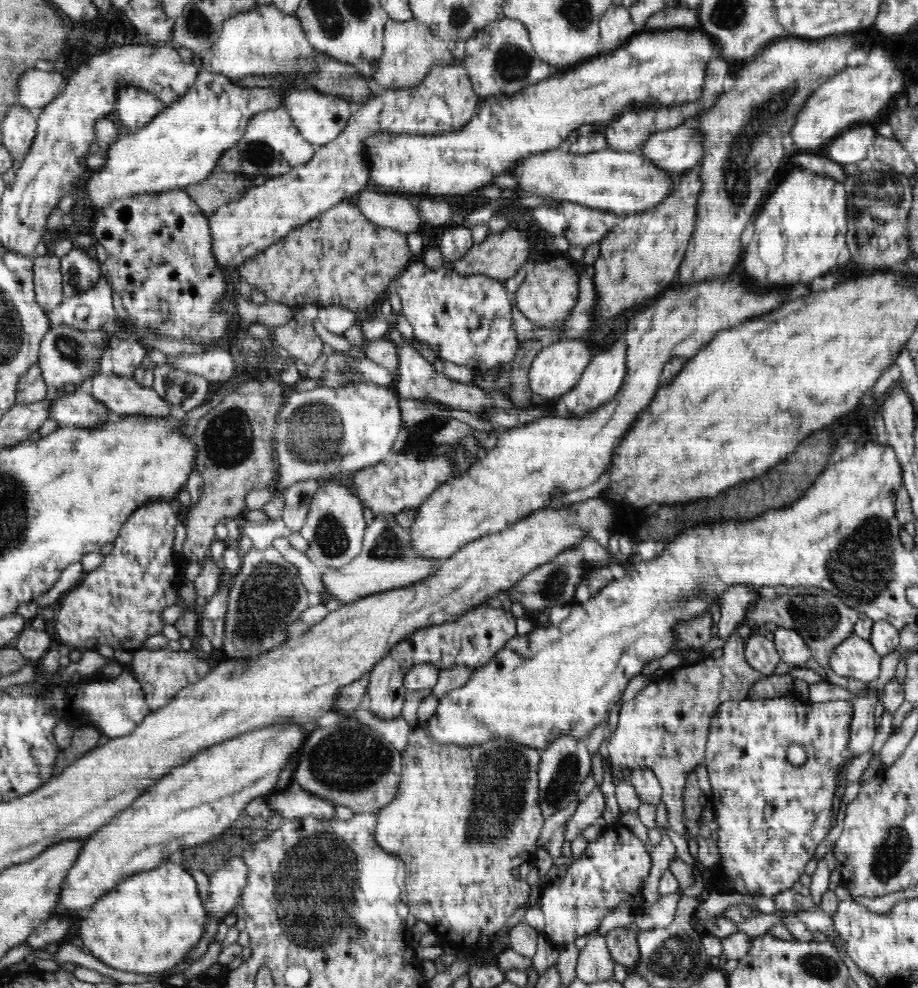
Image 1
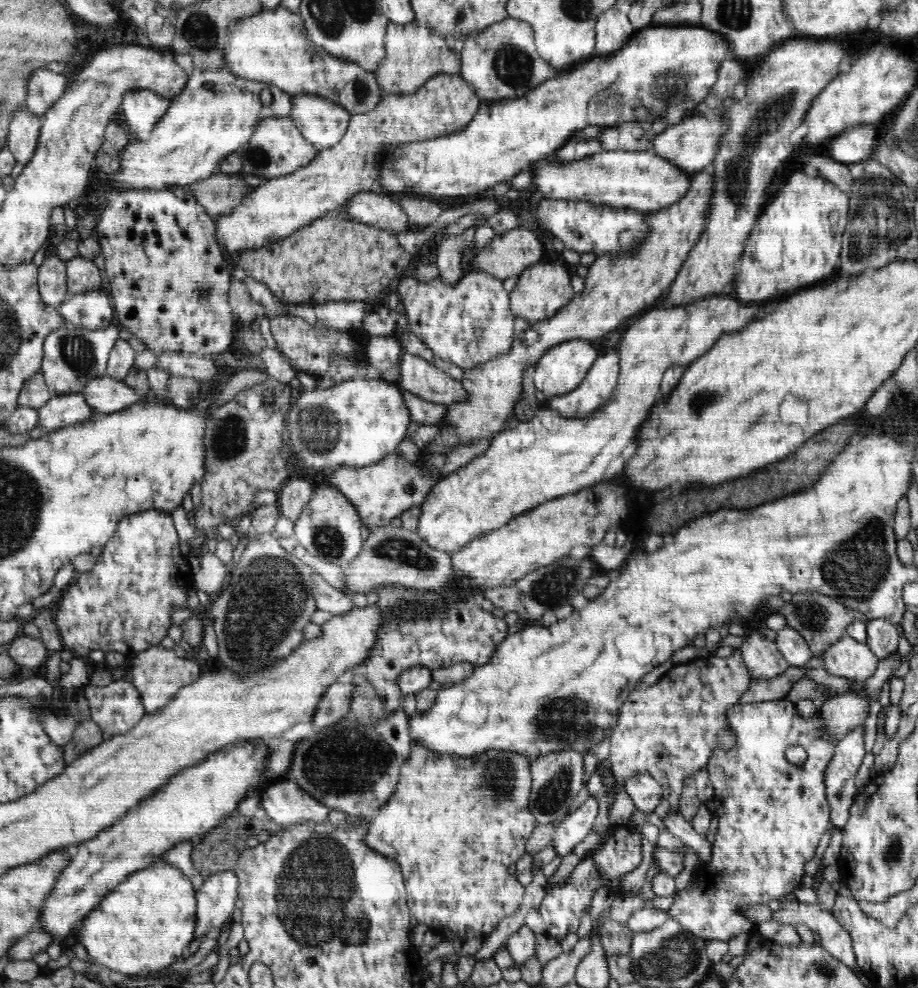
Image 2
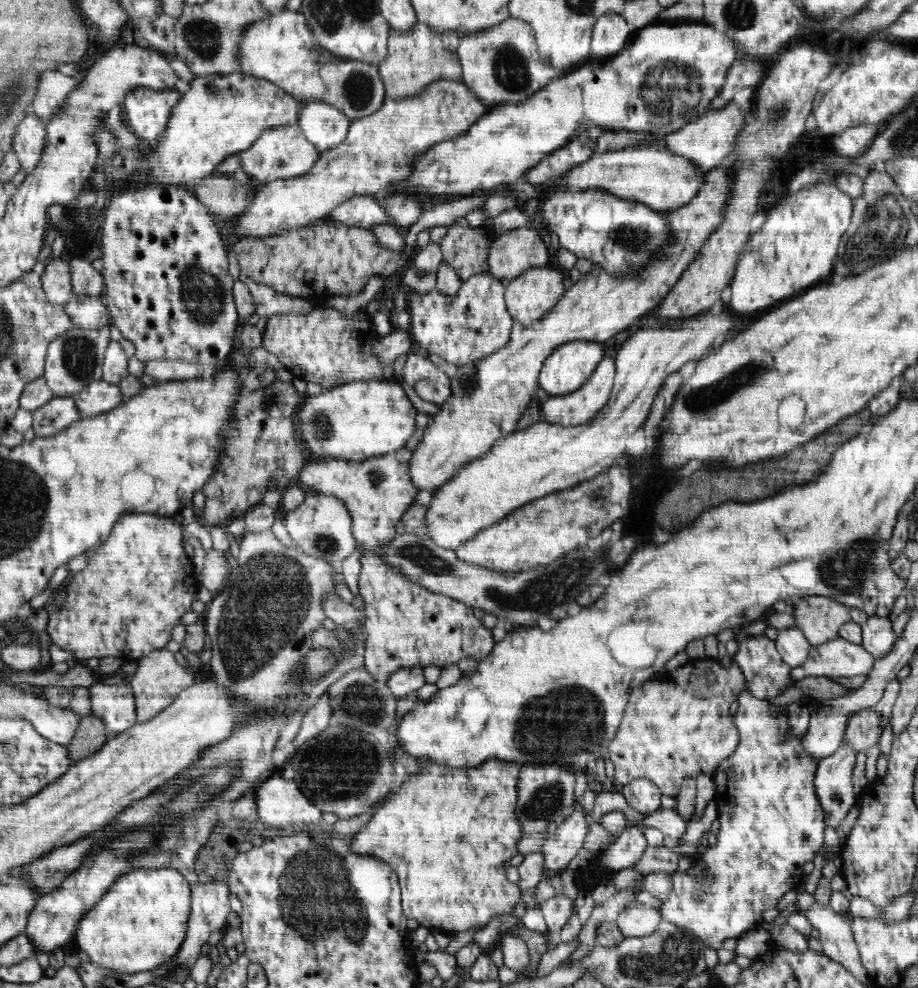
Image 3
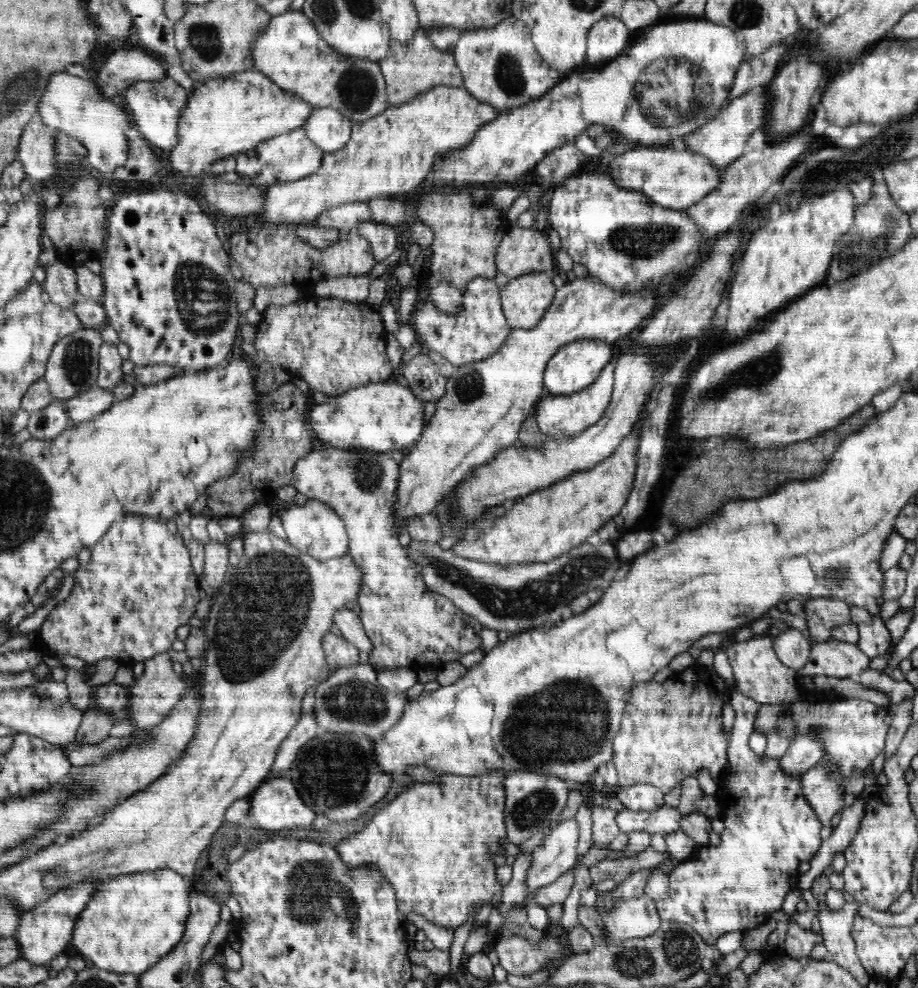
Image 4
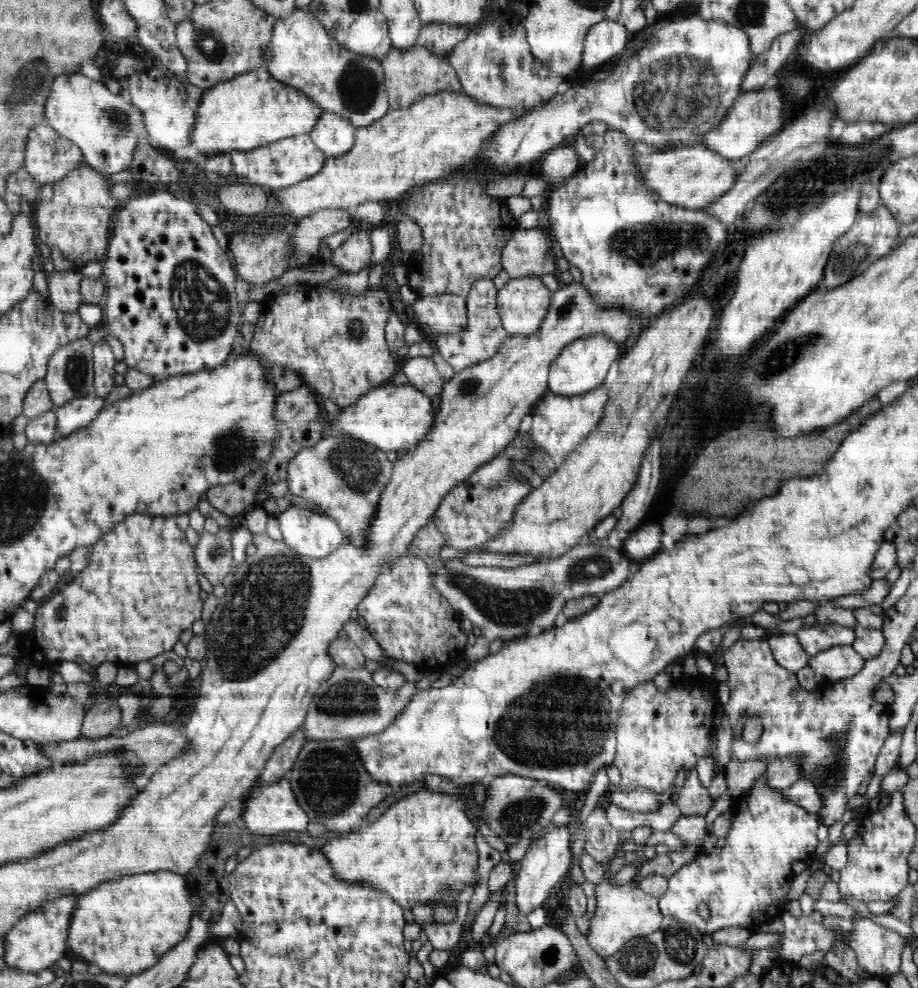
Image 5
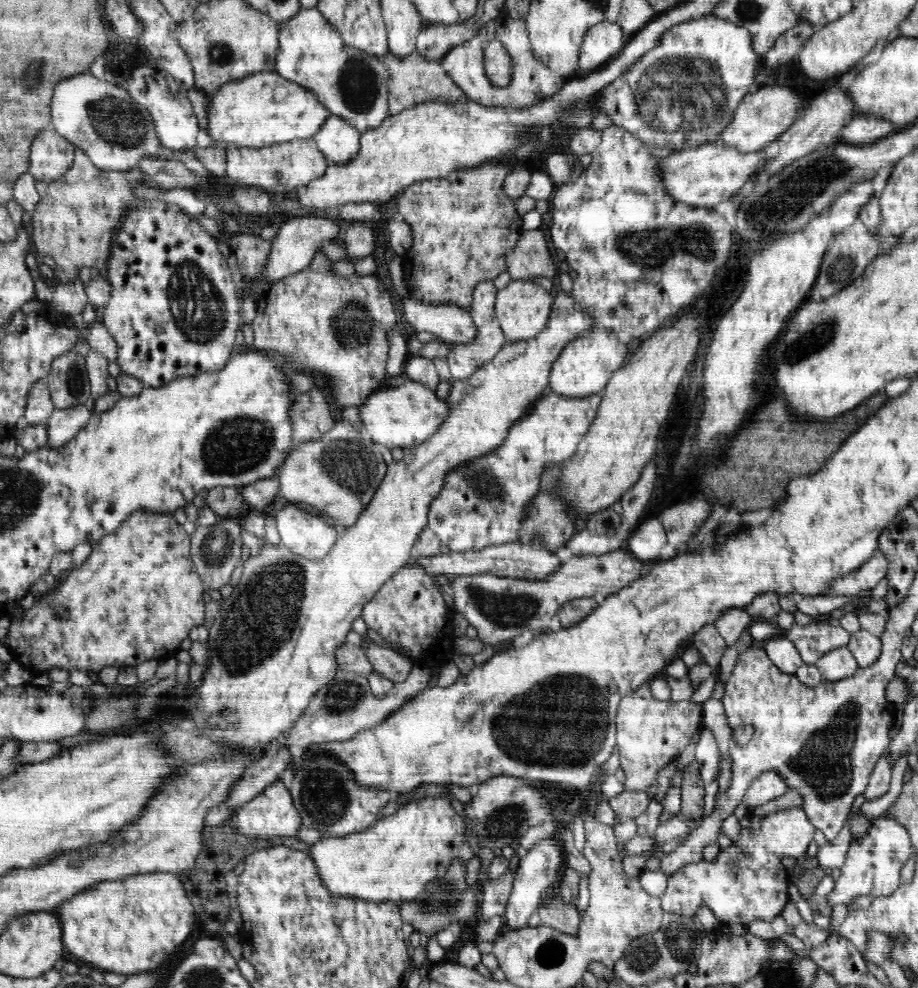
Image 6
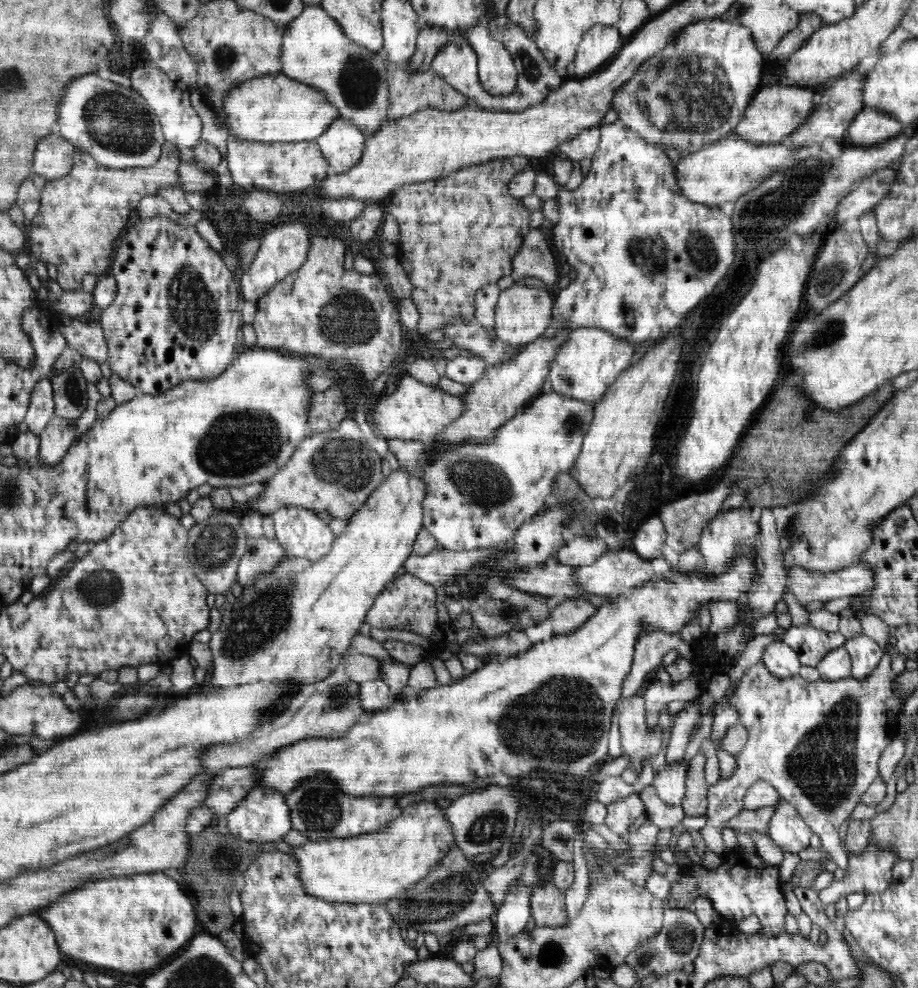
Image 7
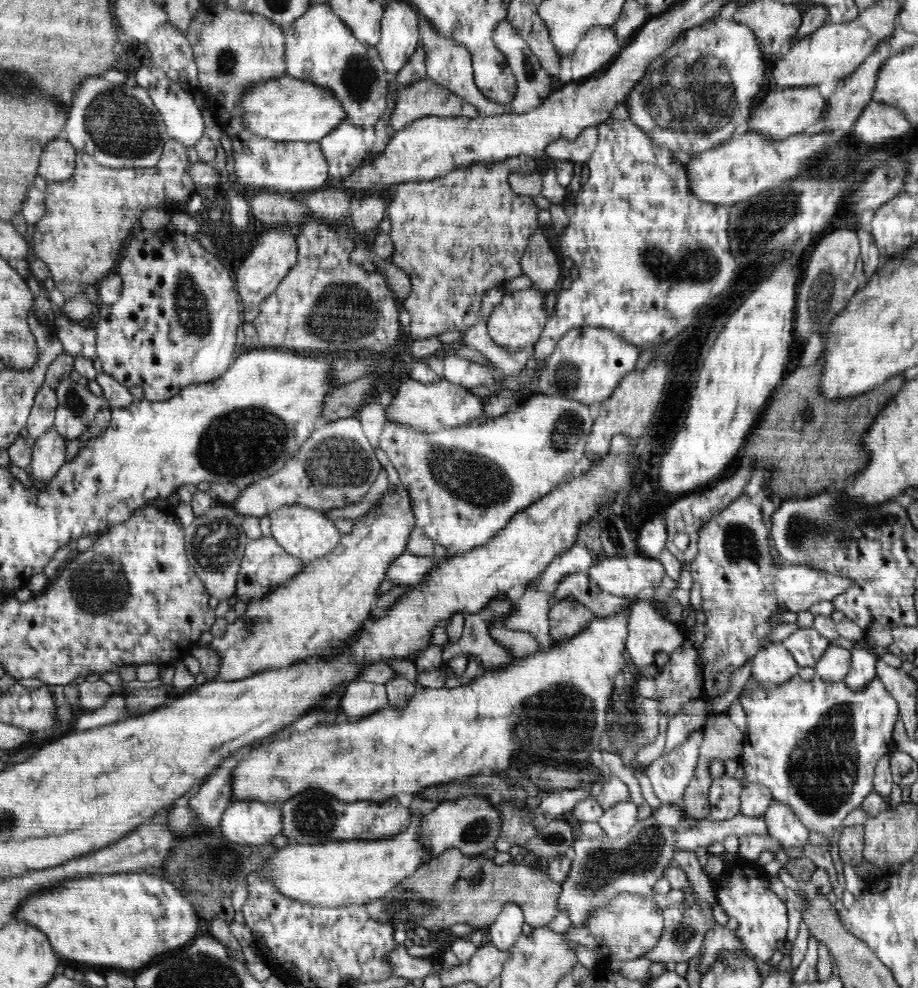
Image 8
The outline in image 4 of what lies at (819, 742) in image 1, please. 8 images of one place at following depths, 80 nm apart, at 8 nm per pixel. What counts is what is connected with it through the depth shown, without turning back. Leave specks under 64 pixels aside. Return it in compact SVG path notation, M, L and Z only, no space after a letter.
M732 690L729 694L729 703L732 704L733 709L735 710L735 721L729 736L726 768L724 768L724 772L722 772L718 781L719 794L716 793L715 795L721 809L720 816L724 818L725 828L720 835L722 842L720 842L719 846L712 847L708 845L707 847L700 847L693 855L691 861L687 860L680 862L680 864L670 872L670 884L666 896L662 901L655 901L657 911L659 912L662 921L676 921L678 923L687 924L689 927L692 927L706 945L716 945L716 940L718 940L722 934L726 934L726 932L746 932L747 930L758 928L766 921L770 912L780 910L784 898L786 898L786 894L795 888L798 888L799 879L801 877L799 864L804 861L810 862L823 844L820 835L823 825L820 823L820 819L818 819L816 813L812 811L812 807L810 807L808 801L804 799L804 795L801 794L801 775L785 774L785 772L779 767L776 759L762 761L762 756L756 755L748 745L748 738L750 738L750 735L755 732L755 720L760 704L754 702L754 700L744 696L741 692L736 690Z

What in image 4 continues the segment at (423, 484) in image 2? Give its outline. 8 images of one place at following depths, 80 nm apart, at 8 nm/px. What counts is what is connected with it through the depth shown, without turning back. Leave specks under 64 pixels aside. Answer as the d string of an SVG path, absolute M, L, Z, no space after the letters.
M321 444L316 445L313 452L296 462L293 472L292 485L297 492L308 496L309 499L327 504L344 521L349 538L350 555L362 571L362 582L358 592L359 617L372 641L372 649L368 655L375 672L431 665L437 667L445 662L459 662L466 653L476 649L485 650L480 635L476 635L469 625L467 614L448 598L428 589L420 575L418 565L408 559L404 548L398 542L398 534L395 534L397 518L393 514L393 504L397 499L395 490L399 472L400 464L397 464L389 453L337 450L332 445L321 446Z

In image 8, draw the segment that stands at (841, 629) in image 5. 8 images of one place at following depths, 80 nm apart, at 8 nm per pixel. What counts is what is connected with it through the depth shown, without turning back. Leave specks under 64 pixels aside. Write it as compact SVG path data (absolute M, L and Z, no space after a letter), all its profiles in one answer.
M799 628L781 642L801 668L814 667L833 642L813 628Z

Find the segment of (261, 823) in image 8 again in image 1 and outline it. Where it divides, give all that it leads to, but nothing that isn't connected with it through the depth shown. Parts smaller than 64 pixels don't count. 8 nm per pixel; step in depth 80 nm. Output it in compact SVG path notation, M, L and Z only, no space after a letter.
M291 782L284 790L275 790L265 800L268 808L282 819L332 819L336 816L336 806L332 802L305 791L296 782Z

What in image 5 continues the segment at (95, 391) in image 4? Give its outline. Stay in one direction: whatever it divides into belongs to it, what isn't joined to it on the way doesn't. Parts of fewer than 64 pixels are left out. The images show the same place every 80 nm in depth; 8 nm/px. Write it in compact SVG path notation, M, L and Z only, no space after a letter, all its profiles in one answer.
M95 395L78 398L66 405L55 407L58 438L66 437L90 424L104 407L106 407L106 398L102 399Z

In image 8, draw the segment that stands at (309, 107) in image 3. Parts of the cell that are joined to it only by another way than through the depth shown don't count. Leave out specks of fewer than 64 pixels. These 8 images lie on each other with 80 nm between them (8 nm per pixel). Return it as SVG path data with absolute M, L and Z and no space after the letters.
M345 121L320 140L321 151L329 166L329 176L337 180L348 178L368 157L363 129Z

